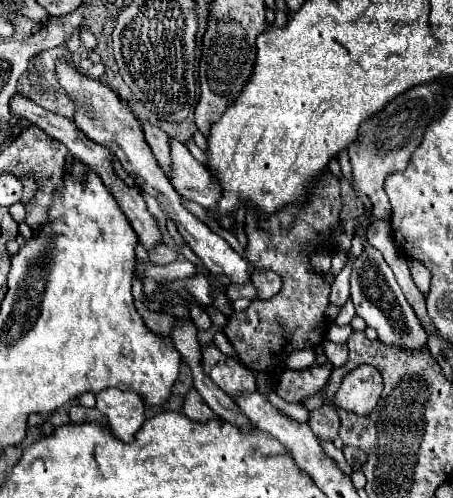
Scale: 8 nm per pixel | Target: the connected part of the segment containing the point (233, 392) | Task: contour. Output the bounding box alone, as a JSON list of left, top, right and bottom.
[201,347,257,399]

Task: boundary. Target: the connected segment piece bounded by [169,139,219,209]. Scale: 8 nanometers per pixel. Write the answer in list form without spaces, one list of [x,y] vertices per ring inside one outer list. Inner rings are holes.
[[[177,139],[169,141],[171,147],[171,173],[169,181],[177,189],[181,199],[199,203],[201,207],[213,209],[219,199],[219,185],[213,181],[209,171],[195,161],[183,143]]]

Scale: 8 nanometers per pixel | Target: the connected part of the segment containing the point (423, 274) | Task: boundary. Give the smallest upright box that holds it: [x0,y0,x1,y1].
[409,259,429,293]

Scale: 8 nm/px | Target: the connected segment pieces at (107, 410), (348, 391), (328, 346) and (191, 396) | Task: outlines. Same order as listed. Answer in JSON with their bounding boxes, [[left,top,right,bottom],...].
[[97,389,145,443],[337,365,383,415],[321,339,347,367],[183,389,217,423]]

